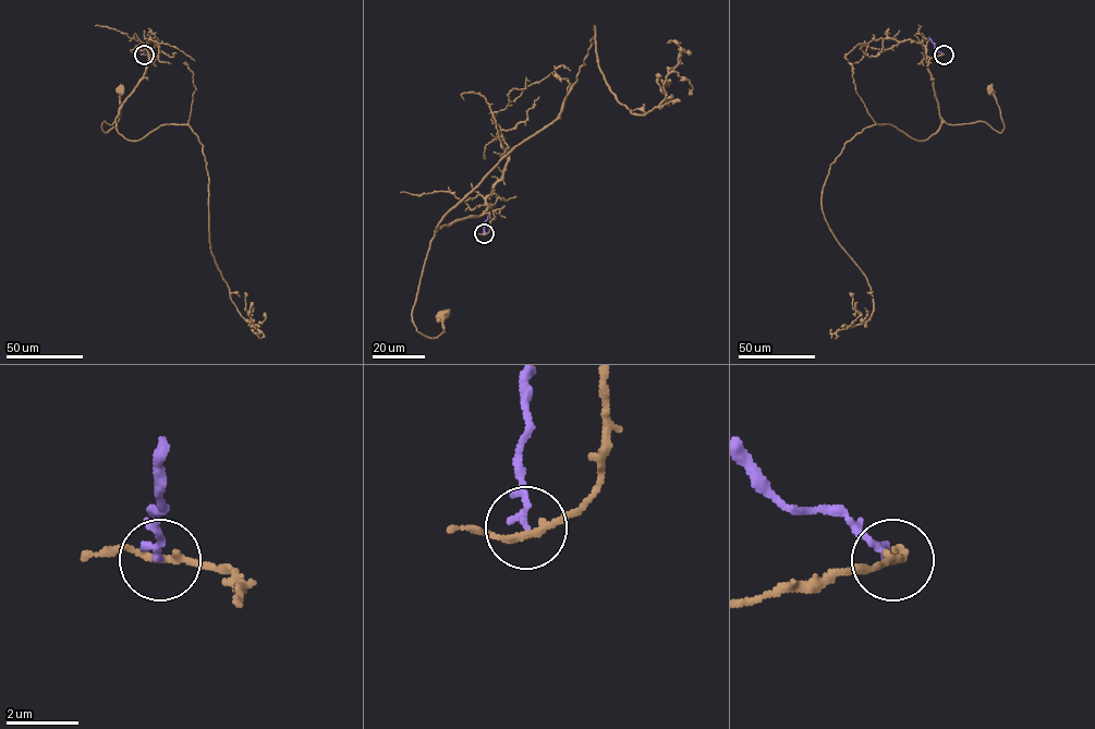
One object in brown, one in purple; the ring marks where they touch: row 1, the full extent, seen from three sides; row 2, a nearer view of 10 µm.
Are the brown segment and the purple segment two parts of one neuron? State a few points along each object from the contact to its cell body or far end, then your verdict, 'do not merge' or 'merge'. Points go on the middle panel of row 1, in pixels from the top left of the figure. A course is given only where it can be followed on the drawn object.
brown via (484, 234), (493, 205), (442, 226), (430, 241), (413, 308), (416, 330), (436, 338), (442, 313) | purple via (484, 233), (484, 222), (489, 218), (483, 210) | do not merge

